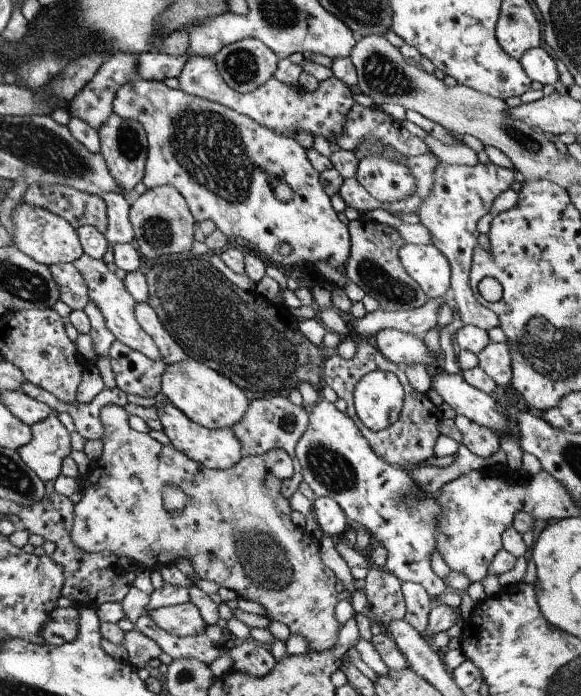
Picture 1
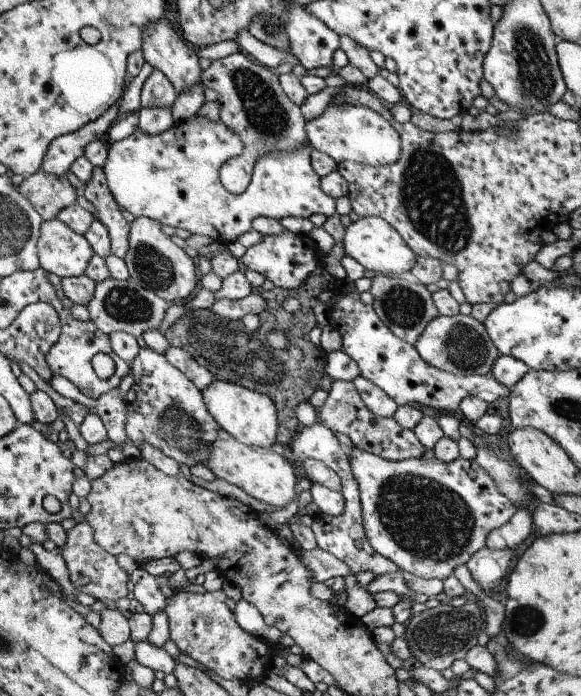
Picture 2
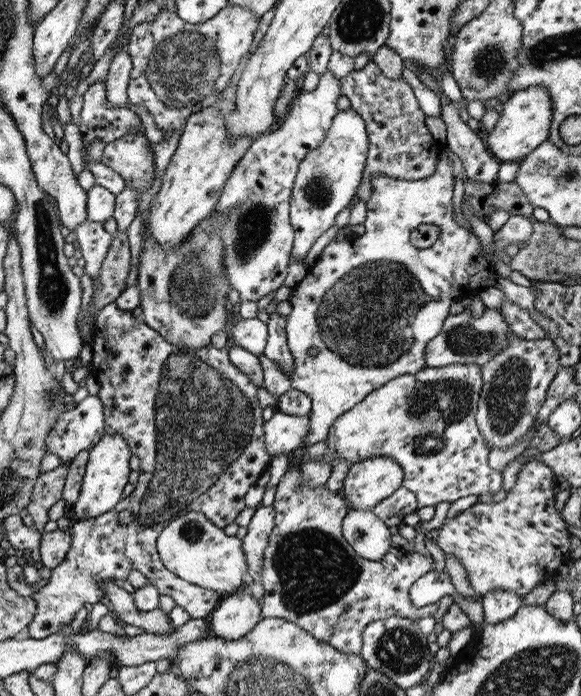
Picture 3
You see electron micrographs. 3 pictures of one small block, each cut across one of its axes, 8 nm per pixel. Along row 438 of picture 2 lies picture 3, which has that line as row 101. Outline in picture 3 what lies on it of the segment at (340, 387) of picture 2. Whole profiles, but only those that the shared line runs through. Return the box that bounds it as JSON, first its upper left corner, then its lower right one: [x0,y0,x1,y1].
[339,60,440,201]

